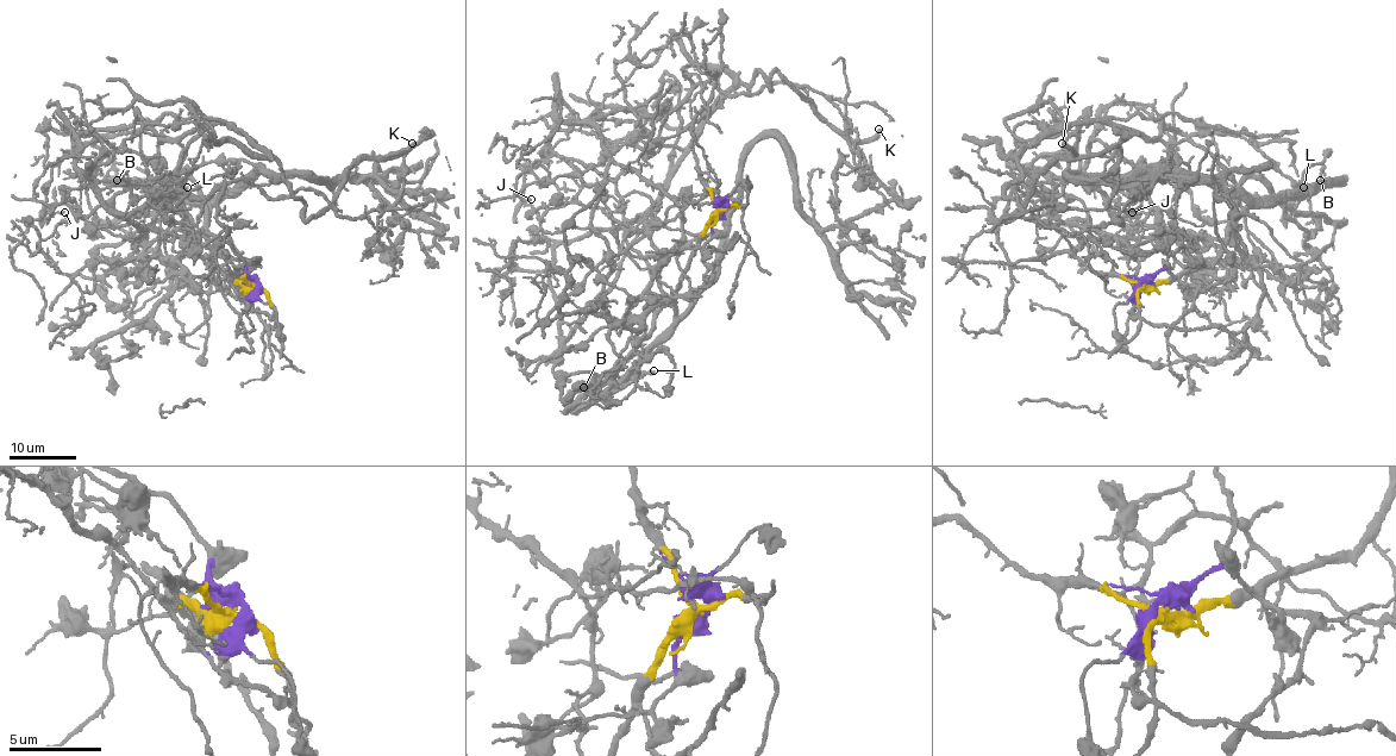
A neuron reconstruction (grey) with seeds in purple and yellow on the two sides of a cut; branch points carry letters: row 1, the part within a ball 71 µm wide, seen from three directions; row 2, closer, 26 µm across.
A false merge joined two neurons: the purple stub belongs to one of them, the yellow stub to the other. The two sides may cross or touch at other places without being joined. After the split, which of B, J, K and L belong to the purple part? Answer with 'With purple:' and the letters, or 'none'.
With purple: J, K

